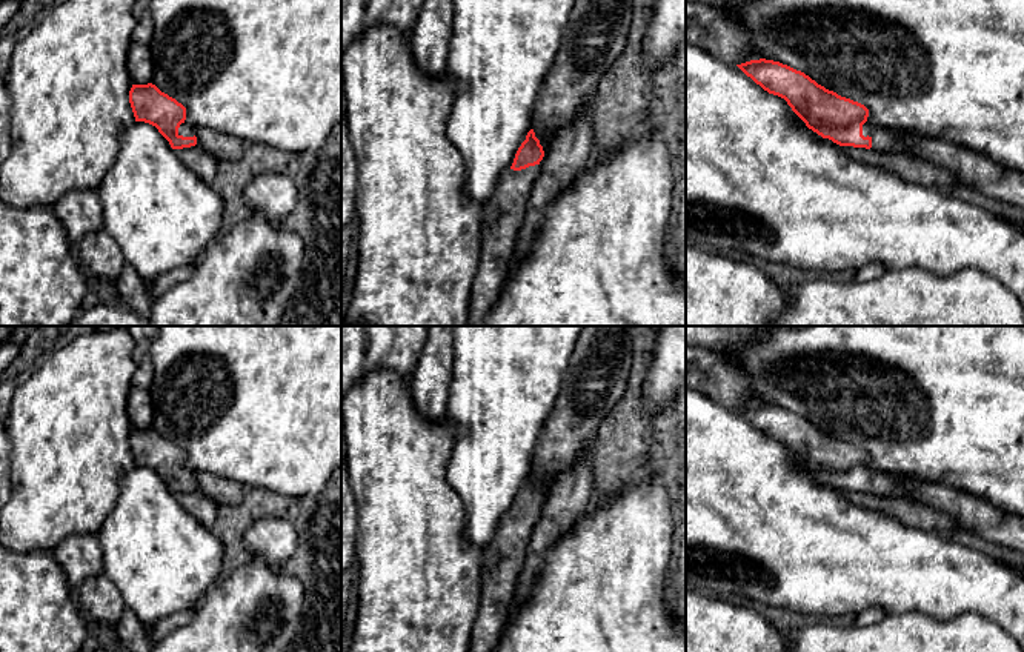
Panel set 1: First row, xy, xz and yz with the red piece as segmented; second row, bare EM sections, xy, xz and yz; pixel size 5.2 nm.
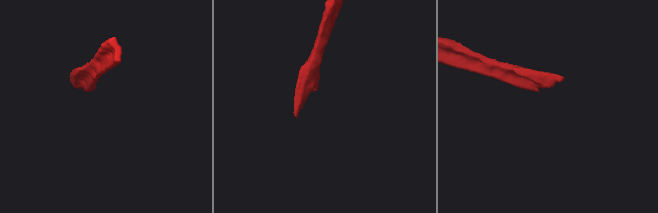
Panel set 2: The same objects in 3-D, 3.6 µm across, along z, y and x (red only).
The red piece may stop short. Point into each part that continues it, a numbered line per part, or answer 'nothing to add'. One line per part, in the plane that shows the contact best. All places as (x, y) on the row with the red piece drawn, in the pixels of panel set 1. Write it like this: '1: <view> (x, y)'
1: yz (883, 139)

